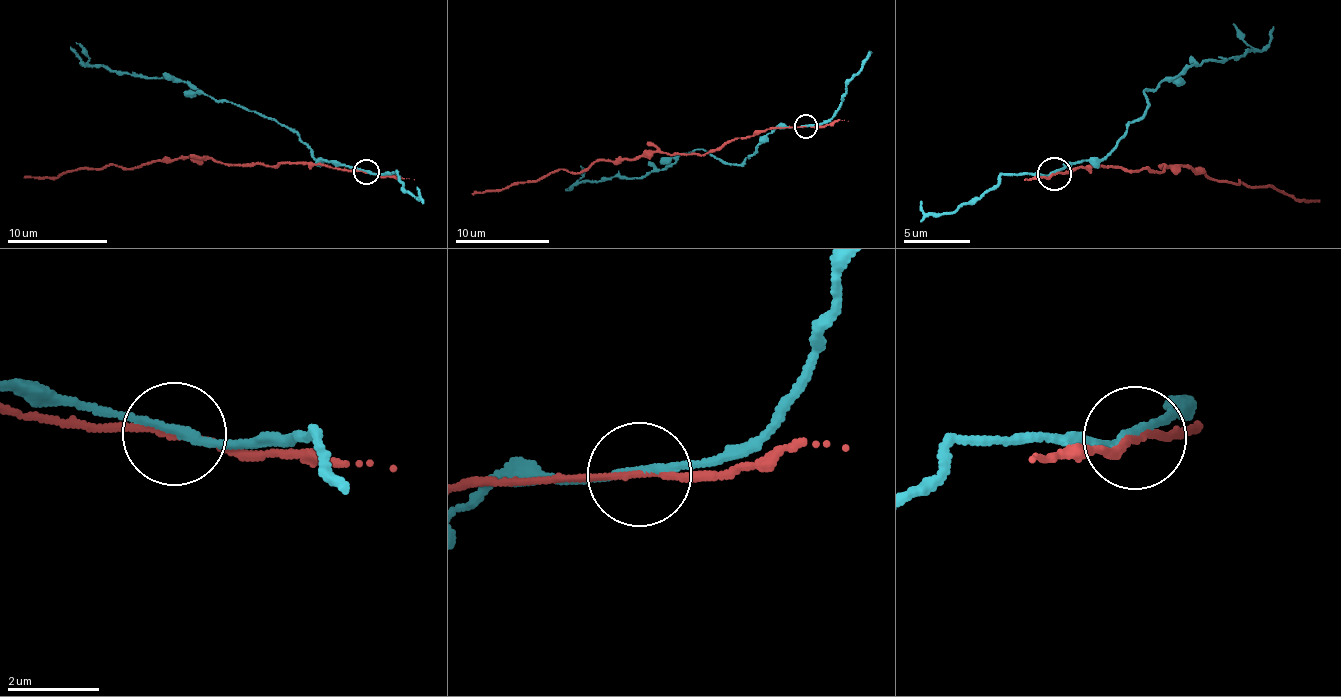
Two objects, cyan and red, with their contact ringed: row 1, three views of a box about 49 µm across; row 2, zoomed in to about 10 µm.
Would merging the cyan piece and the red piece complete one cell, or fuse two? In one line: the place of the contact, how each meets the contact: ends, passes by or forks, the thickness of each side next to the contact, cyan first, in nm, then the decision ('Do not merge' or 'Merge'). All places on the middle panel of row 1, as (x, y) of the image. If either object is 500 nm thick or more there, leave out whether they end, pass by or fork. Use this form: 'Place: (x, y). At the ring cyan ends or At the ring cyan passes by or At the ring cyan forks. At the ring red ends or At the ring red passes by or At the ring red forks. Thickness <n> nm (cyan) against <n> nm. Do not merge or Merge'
Place: (806, 126). At the ring cyan passes by. At the ring red passes by. Thickness 180 nm (cyan) against 120 nm. Do not merge

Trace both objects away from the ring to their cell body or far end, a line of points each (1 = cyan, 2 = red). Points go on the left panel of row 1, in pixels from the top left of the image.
1: (365, 172), (314, 157), (289, 127), (233, 103), (221, 103), (193, 92), (185, 82), (86, 67), (70, 46)
2: (365, 172), (305, 161), (271, 167), (185, 158), (87, 168), (54, 178), (24, 177)

